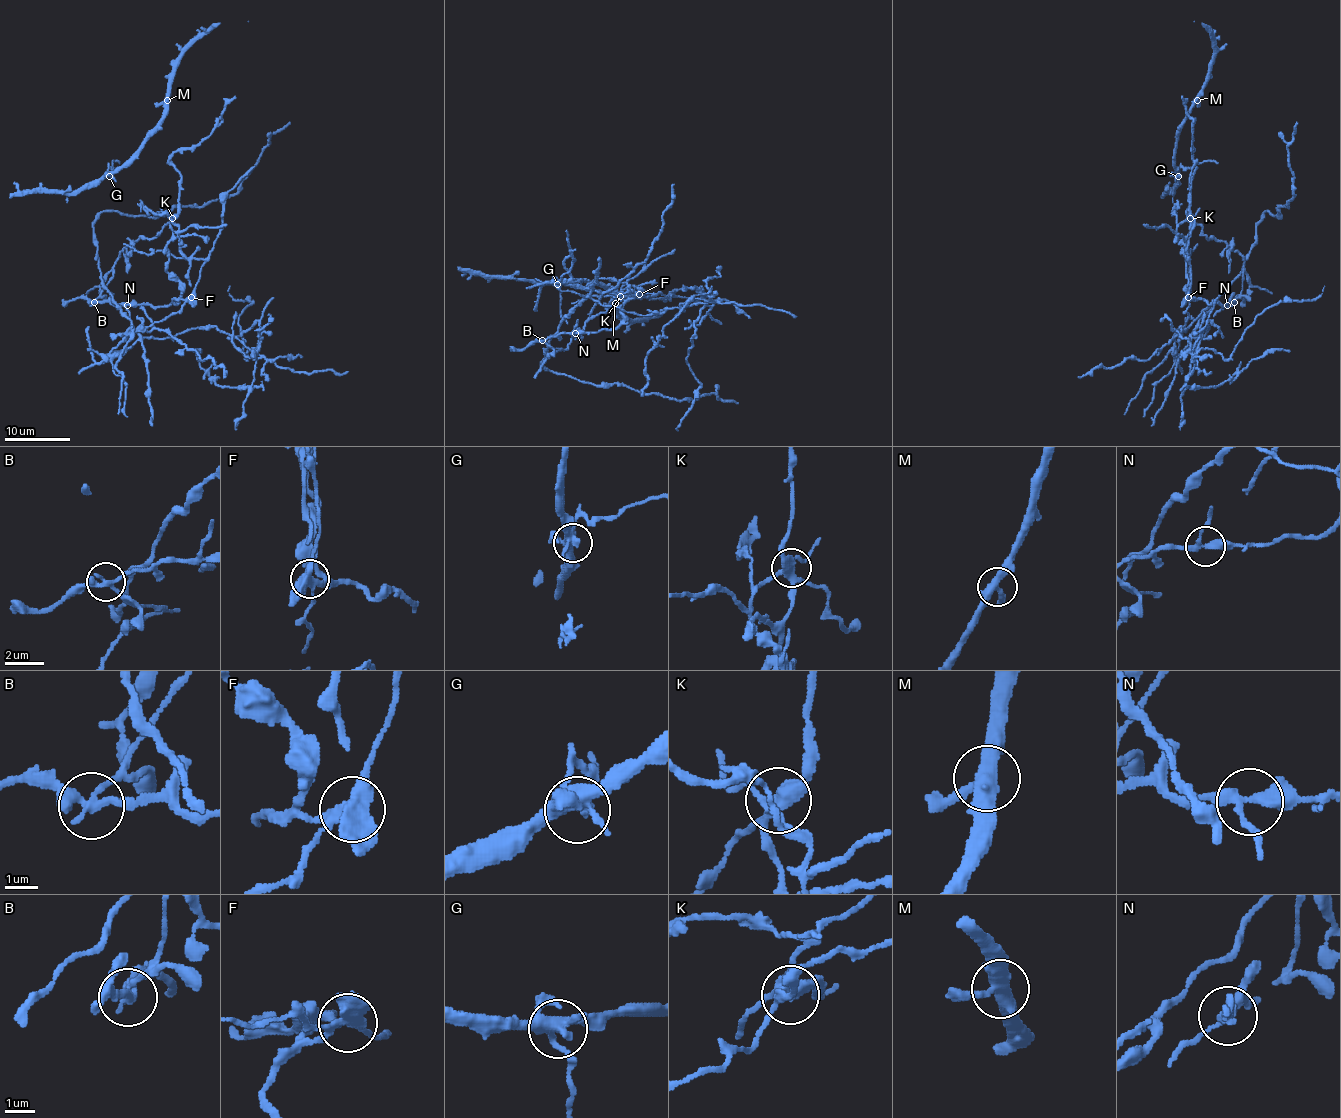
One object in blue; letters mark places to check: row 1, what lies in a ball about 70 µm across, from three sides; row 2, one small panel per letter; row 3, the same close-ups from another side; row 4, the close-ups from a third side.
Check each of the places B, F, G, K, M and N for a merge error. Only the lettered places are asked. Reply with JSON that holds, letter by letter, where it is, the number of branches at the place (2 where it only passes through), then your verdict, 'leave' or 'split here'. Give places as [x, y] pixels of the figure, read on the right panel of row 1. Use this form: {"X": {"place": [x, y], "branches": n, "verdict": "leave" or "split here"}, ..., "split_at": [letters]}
{"B": {"place": [1234, 302], "branches": 3, "verdict": "split here"}, "F": {"place": [1188, 297], "branches": 4, "verdict": "split here"}, "G": {"place": [1178, 176], "branches": 5, "verdict": "leave"}, "K": {"place": [1190, 218], "branches": 5, "verdict": "split here"}, "M": {"place": [1197, 100], "branches": 3, "verdict": "leave"}, "N": {"place": [1227, 305], "branches": 3, "verdict": "leave"}, "split_at": ["B", "F", "K"]}

